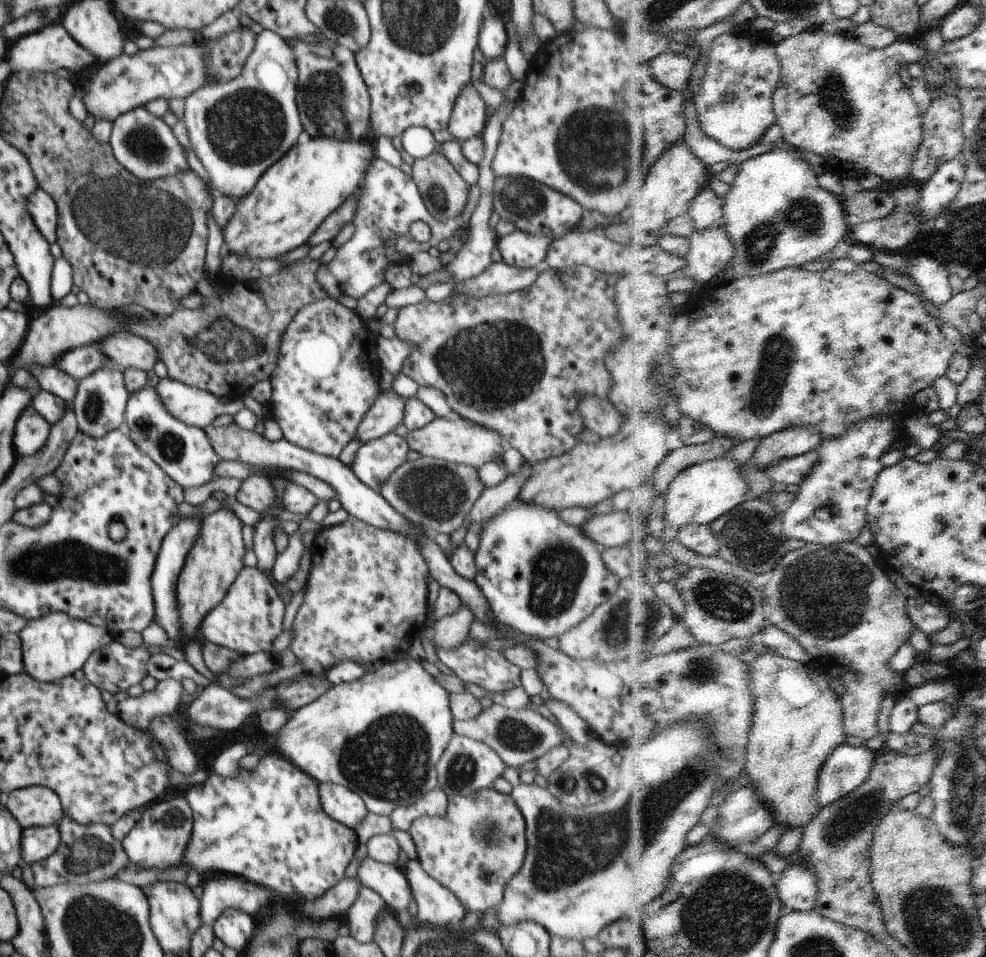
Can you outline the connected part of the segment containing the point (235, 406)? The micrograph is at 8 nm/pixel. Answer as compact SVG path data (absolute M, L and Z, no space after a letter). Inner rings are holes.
M170 377L160 379L154 389L168 413L179 421L202 430L212 425L211 422L217 416L235 416L245 407L242 398L223 399Z

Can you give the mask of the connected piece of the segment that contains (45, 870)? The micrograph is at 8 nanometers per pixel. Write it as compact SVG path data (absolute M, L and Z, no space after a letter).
M66 816L58 824L61 841L56 852L46 860L32 865L35 884L38 887L51 887L60 883L102 882L112 879L129 862L124 847L111 833L111 827L106 825L79 825Z

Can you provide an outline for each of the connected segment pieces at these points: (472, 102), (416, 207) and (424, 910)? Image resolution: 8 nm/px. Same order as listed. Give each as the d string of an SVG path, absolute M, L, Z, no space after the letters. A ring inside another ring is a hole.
M471 81L462 89L447 126L450 134L460 142L481 136L487 125L487 105L473 83Z
M376 157L371 161L358 192L359 203L356 208L357 211L352 222L350 222L355 224L353 237L337 248L336 255L330 262L320 264L316 273L319 285L324 289L327 296L335 301L338 301L340 296L362 298L368 291L371 291L384 281L384 272L386 272L388 265L408 262L415 252L420 252L420 250L428 251L432 246L436 247L441 240L450 240L458 230L461 220L460 217L459 219L448 219L444 222L435 219L428 212L414 179L406 175L399 167L392 166L385 160ZM416 221L425 222L430 226L431 235L426 242L418 242L410 234L410 225Z
M417 858L409 859L403 871L413 894L413 911L419 924L446 926L458 924L464 918L467 910L458 898L426 874Z

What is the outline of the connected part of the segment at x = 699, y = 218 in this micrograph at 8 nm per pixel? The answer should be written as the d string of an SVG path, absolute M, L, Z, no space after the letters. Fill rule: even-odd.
M711 188L704 189L694 200L691 211L698 231L709 229L725 215L726 197L720 197Z

